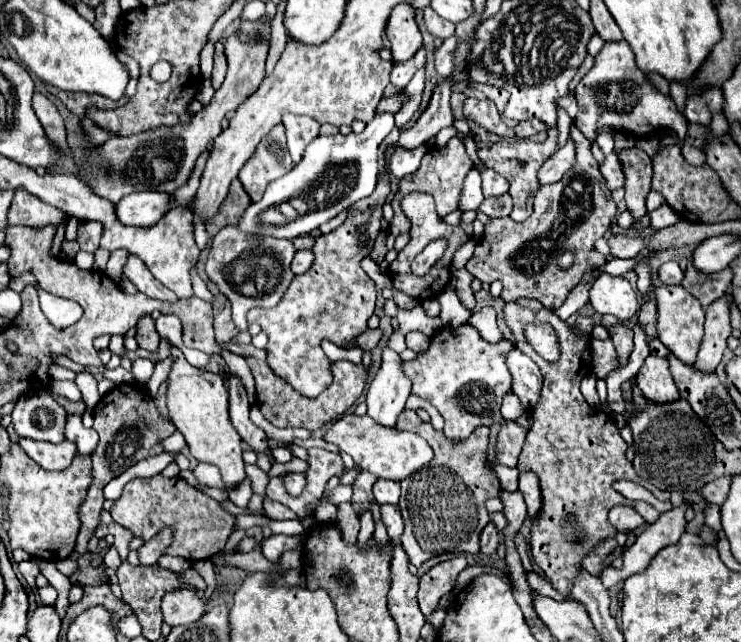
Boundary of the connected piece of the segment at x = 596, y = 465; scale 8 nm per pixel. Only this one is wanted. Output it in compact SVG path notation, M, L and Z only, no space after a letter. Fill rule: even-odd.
M509 302L505 304L505 320L515 336L515 346L523 354L527 354L541 368L543 374L541 400L531 410L533 426L525 438L525 446L521 450L517 466L519 472L537 474L543 494L543 512L531 528L531 554L537 566L551 580L553 588L559 590L563 596L569 596L571 578L575 578L575 572L581 568L579 558L587 554L599 540L609 536L613 538L617 532L607 520L607 512L613 506L627 504L635 508L647 524L653 524L659 518L659 512L653 506L637 500L627 500L617 490L613 490L613 484L621 478L629 478L631 482L651 490L663 502L669 500L669 490L659 490L653 484L647 484L639 476L635 476L631 462L625 460L627 444L621 438L613 418L593 412L593 408L589 408L583 394L579 392L581 378L587 376L591 370L591 350L587 338L573 334L567 322L559 320L548 308L535 312L521 308L515 302ZM531 322L547 322L553 326L559 338L561 352L557 362L543 360L527 342L525 328Z

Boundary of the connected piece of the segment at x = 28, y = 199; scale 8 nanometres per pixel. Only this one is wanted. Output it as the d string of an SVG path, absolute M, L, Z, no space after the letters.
M17 188L7 220L9 226L59 226L65 220L65 212L59 212L59 208L39 200L37 196L31 196L25 188Z

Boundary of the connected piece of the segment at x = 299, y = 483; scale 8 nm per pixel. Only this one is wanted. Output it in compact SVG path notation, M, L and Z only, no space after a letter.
M287 472L287 474L283 474L283 482L285 482L285 490L291 496L299 496L305 490L305 486L307 486L307 476L305 474Z

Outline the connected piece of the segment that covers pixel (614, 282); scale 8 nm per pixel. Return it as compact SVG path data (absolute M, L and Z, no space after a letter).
M601 274L591 290L589 290L589 304L599 314L611 314L619 318L621 322L629 320L637 308L637 292L631 288L631 284L623 276L611 276Z

